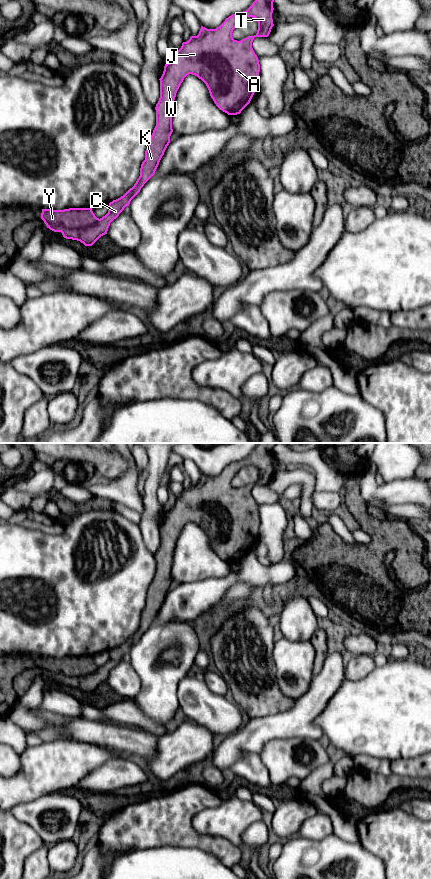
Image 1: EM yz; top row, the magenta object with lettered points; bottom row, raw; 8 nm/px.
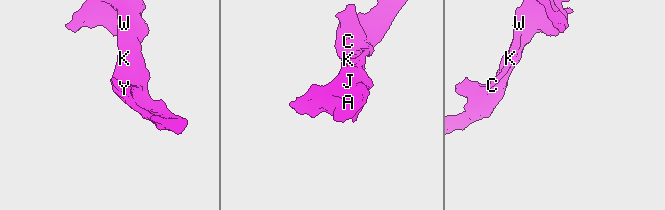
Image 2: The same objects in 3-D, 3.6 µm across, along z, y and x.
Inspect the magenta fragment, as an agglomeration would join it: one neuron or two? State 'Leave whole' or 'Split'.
Split

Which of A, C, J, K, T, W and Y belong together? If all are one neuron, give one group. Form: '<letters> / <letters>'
A C J K T W / Y

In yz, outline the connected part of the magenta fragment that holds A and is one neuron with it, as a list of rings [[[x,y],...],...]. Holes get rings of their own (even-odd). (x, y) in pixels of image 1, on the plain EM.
[[[259,443],[258,446],[252,451],[252,453],[243,460],[235,461],[225,467],[225,469],[216,477],[207,477],[201,474],[199,482],[197,484],[191,484],[187,490],[183,490],[181,496],[175,500],[174,506],[170,511],[165,512],[164,519],[160,528],[160,546],[156,552],[156,574],[149,587],[148,595],[145,599],[145,608],[141,612],[140,624],[132,636],[130,636],[123,644],[113,648],[109,651],[108,661],[100,666],[94,673],[84,677],[70,677],[62,679],[62,683],[66,687],[77,688],[83,691],[85,694],[92,694],[101,684],[107,682],[110,671],[116,667],[119,662],[124,658],[126,654],[129,654],[131,648],[140,640],[144,632],[155,622],[155,619],[159,613],[159,610],[164,603],[167,594],[170,591],[170,584],[173,580],[172,577],[172,558],[176,545],[176,541],[183,530],[184,526],[189,523],[195,523],[201,527],[207,534],[210,544],[213,547],[216,554],[227,561],[228,563],[237,563],[250,551],[255,541],[255,528],[259,524],[260,512],[257,503],[252,496],[252,490],[255,485],[268,485],[273,472],[273,450],[277,443]],[[253,465],[258,470],[258,478],[254,484],[248,484],[241,489],[234,488],[232,480],[238,471],[246,466]]]

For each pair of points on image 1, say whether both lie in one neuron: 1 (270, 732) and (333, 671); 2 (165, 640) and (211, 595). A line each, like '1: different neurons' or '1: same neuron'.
1: same neuron
2: different neurons

